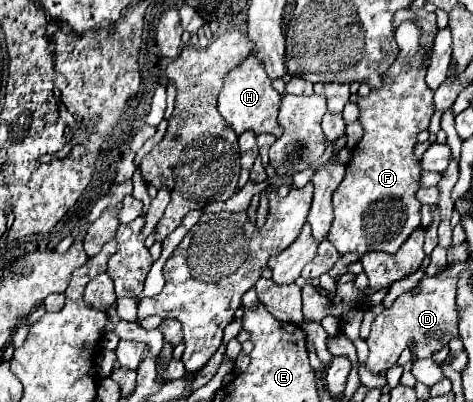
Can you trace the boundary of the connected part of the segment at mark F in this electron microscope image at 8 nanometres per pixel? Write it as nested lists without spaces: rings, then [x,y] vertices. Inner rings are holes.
[[[404,21],[396,31],[400,53],[384,73],[382,87],[358,99],[364,137],[352,151],[344,181],[332,195],[334,223],[328,239],[340,253],[340,259],[328,271],[332,281],[348,273],[348,265],[360,261],[368,251],[396,253],[410,233],[420,227],[422,203],[416,199],[416,191],[420,189],[422,165],[414,155],[414,145],[418,133],[428,129],[434,113],[434,93],[424,81],[428,49],[420,43],[420,37],[422,33],[415,30],[414,23]]]

